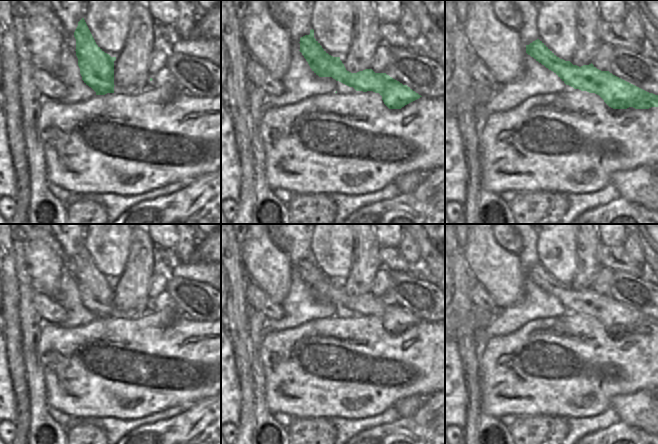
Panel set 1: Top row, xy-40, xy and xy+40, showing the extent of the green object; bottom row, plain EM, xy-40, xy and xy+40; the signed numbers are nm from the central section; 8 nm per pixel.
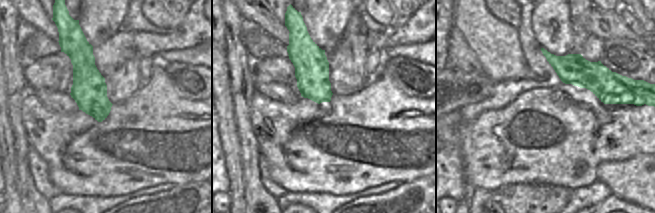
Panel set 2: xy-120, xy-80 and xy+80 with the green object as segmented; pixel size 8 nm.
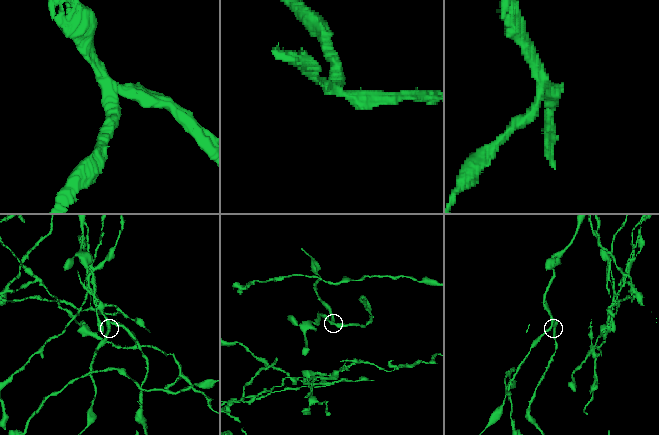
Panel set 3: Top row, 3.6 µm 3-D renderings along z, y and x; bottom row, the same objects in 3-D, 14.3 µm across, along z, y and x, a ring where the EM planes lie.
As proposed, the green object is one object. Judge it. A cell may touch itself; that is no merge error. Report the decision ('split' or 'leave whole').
split

